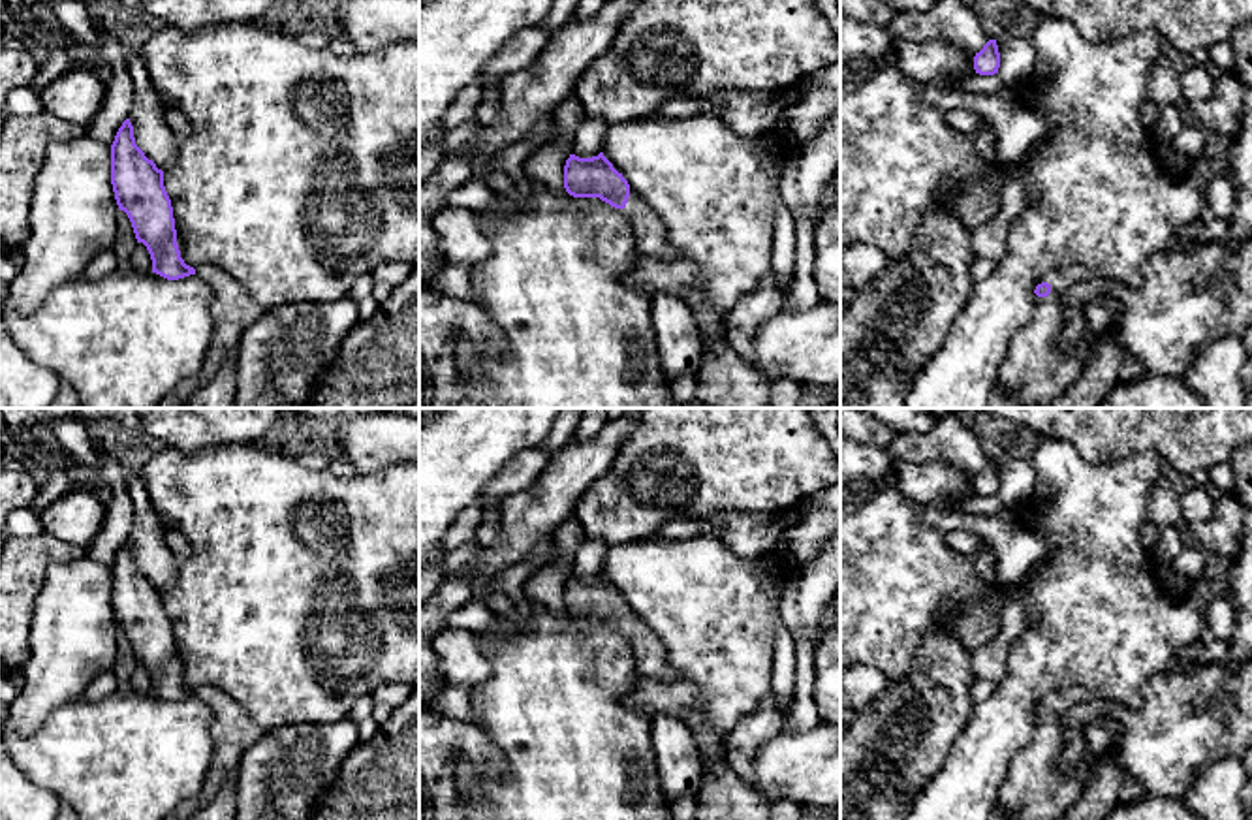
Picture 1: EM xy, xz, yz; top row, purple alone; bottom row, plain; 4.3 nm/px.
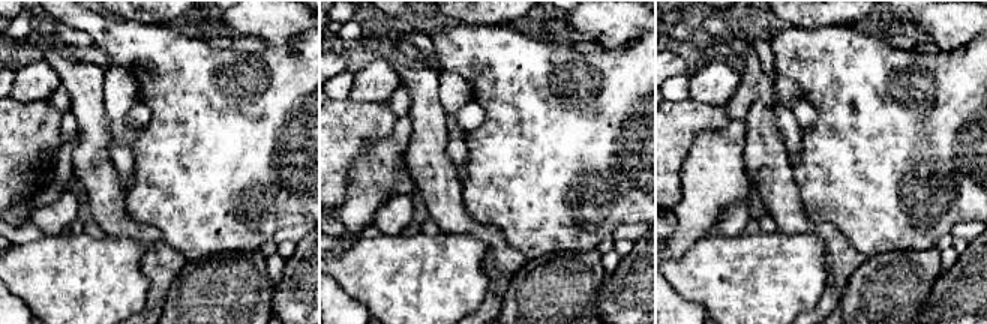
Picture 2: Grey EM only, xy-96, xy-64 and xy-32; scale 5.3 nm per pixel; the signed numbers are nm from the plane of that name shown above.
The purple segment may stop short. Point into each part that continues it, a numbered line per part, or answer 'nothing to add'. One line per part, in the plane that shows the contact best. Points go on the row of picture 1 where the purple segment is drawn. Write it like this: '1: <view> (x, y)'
1: xz (649, 234)

